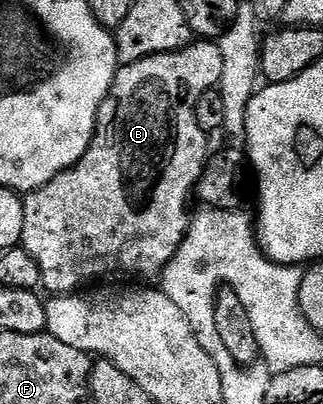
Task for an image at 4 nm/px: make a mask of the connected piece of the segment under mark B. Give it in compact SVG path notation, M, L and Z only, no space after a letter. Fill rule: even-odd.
M200 38L191 44L187 44L182 50L177 52L167 52L166 54L154 54L150 58L142 58L138 62L127 66L120 66L116 69L116 77L102 102L102 106L96 115L96 133L92 136L90 146L86 154L75 164L73 168L67 168L62 174L58 174L46 186L37 188L34 192L29 192L23 197L24 201L24 221L22 222L22 238L20 244L38 262L40 271L40 283L43 291L52 293L53 297L76 294L81 291L83 284L88 284L91 280L100 280L103 276L156 276L163 273L164 268L174 258L180 243L184 241L184 236L188 233L188 199L193 199L196 191L196 184L200 180L200 175L204 172L204 165L210 159L208 152L209 137L198 126L196 117L196 103L206 90L216 88L222 78L222 50L219 43L208 38Z

